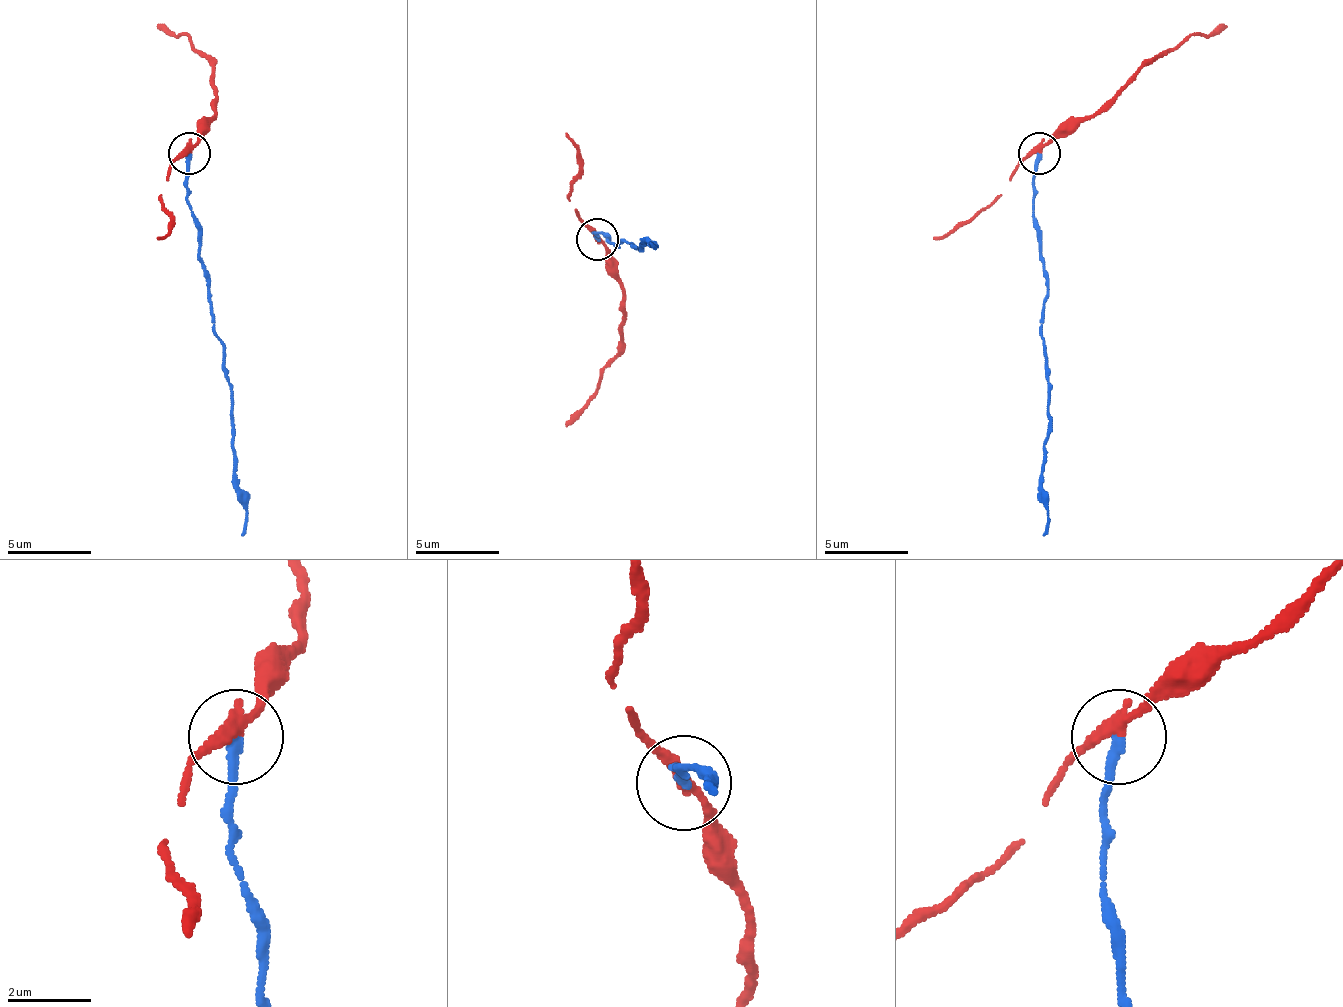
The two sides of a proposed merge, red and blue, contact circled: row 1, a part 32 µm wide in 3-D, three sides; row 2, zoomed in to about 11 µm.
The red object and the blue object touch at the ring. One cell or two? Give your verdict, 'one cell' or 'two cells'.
two cells

